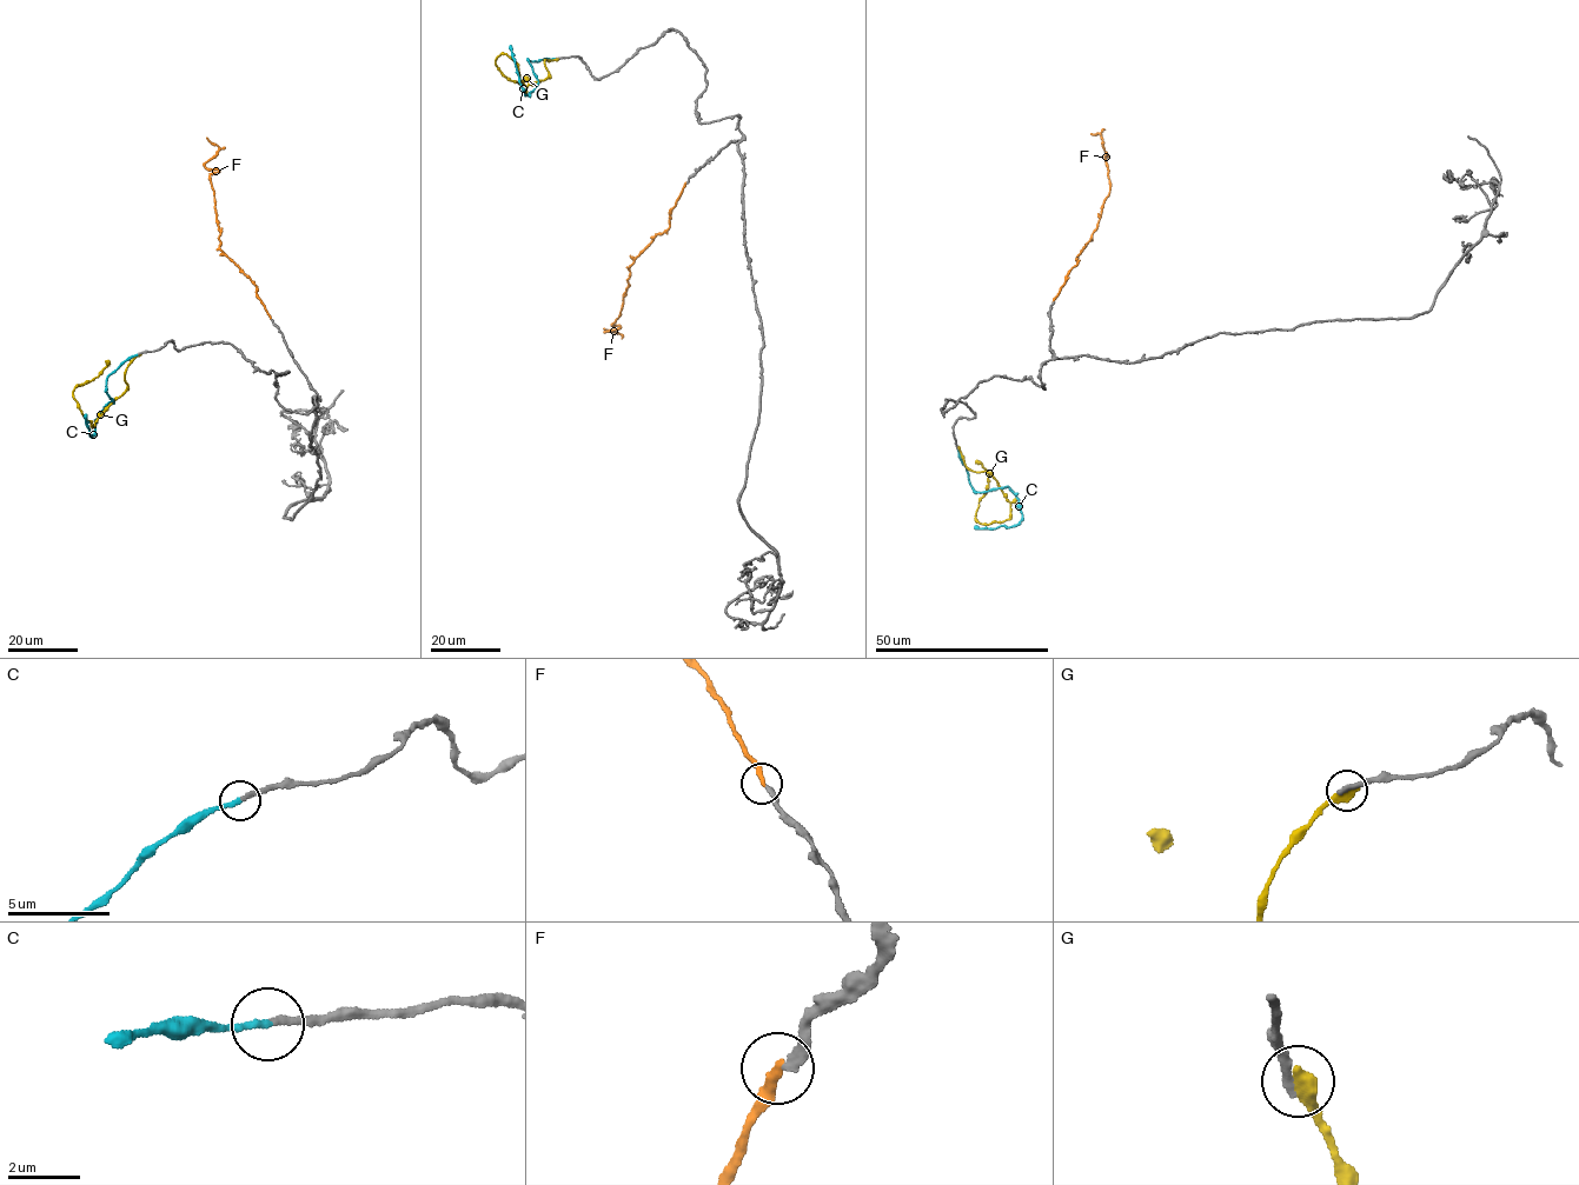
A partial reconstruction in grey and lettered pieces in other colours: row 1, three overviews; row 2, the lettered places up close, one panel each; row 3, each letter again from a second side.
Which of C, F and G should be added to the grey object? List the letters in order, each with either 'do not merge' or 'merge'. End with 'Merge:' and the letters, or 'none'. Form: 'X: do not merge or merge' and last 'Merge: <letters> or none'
C: merge
F: do not merge
G: do not merge
Merge: C

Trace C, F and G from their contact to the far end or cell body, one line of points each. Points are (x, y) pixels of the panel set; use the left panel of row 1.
C: (138, 354), (128, 357), (107, 377), (106, 390), (113, 404), (108, 403), (91, 435), (85, 414)
F: (270, 318), (257, 286), (219, 248), (210, 175), (219, 171), (205, 164), (219, 150), (206, 138)
G: (139, 353), (125, 371), (126, 388), (91, 426), (73, 390), (98, 377), (107, 360)

